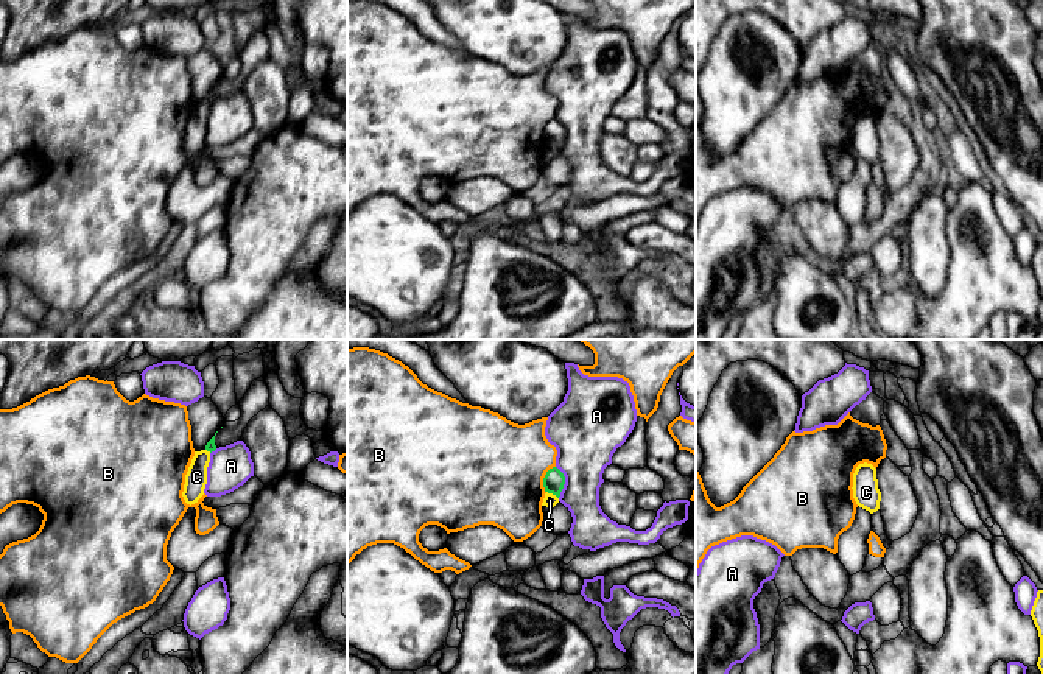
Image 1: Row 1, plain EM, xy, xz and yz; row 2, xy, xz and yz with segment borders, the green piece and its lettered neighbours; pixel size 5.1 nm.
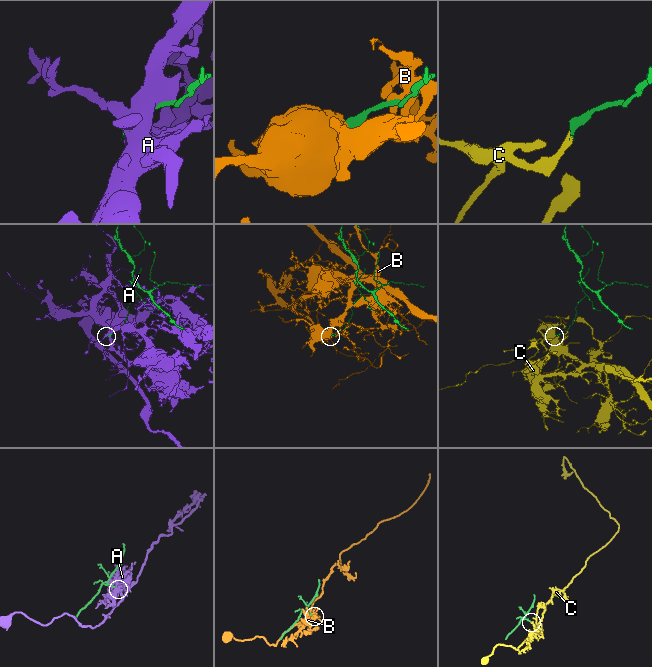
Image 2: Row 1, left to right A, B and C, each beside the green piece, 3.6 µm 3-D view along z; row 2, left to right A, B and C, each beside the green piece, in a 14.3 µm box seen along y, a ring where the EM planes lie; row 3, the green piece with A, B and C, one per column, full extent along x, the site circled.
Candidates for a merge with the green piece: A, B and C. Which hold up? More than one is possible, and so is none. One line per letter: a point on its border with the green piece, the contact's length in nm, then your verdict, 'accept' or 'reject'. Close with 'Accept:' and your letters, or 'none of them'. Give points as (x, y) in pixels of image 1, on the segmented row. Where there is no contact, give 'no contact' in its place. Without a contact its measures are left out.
A: xz (564, 481) | 170 nm | reject
B: xz (544, 478) | 150 nm | reject
C: xz (553, 494) | 80 nm | reject
Accept: none of them

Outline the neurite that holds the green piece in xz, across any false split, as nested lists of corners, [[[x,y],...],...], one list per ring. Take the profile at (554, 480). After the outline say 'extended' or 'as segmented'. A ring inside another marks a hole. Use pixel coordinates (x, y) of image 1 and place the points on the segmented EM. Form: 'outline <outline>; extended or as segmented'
outline [[[553,467],[546,472],[543,478],[545,492],[553,493],[559,498],[564,484],[565,484],[565,476],[557,467]]]; as segmented

